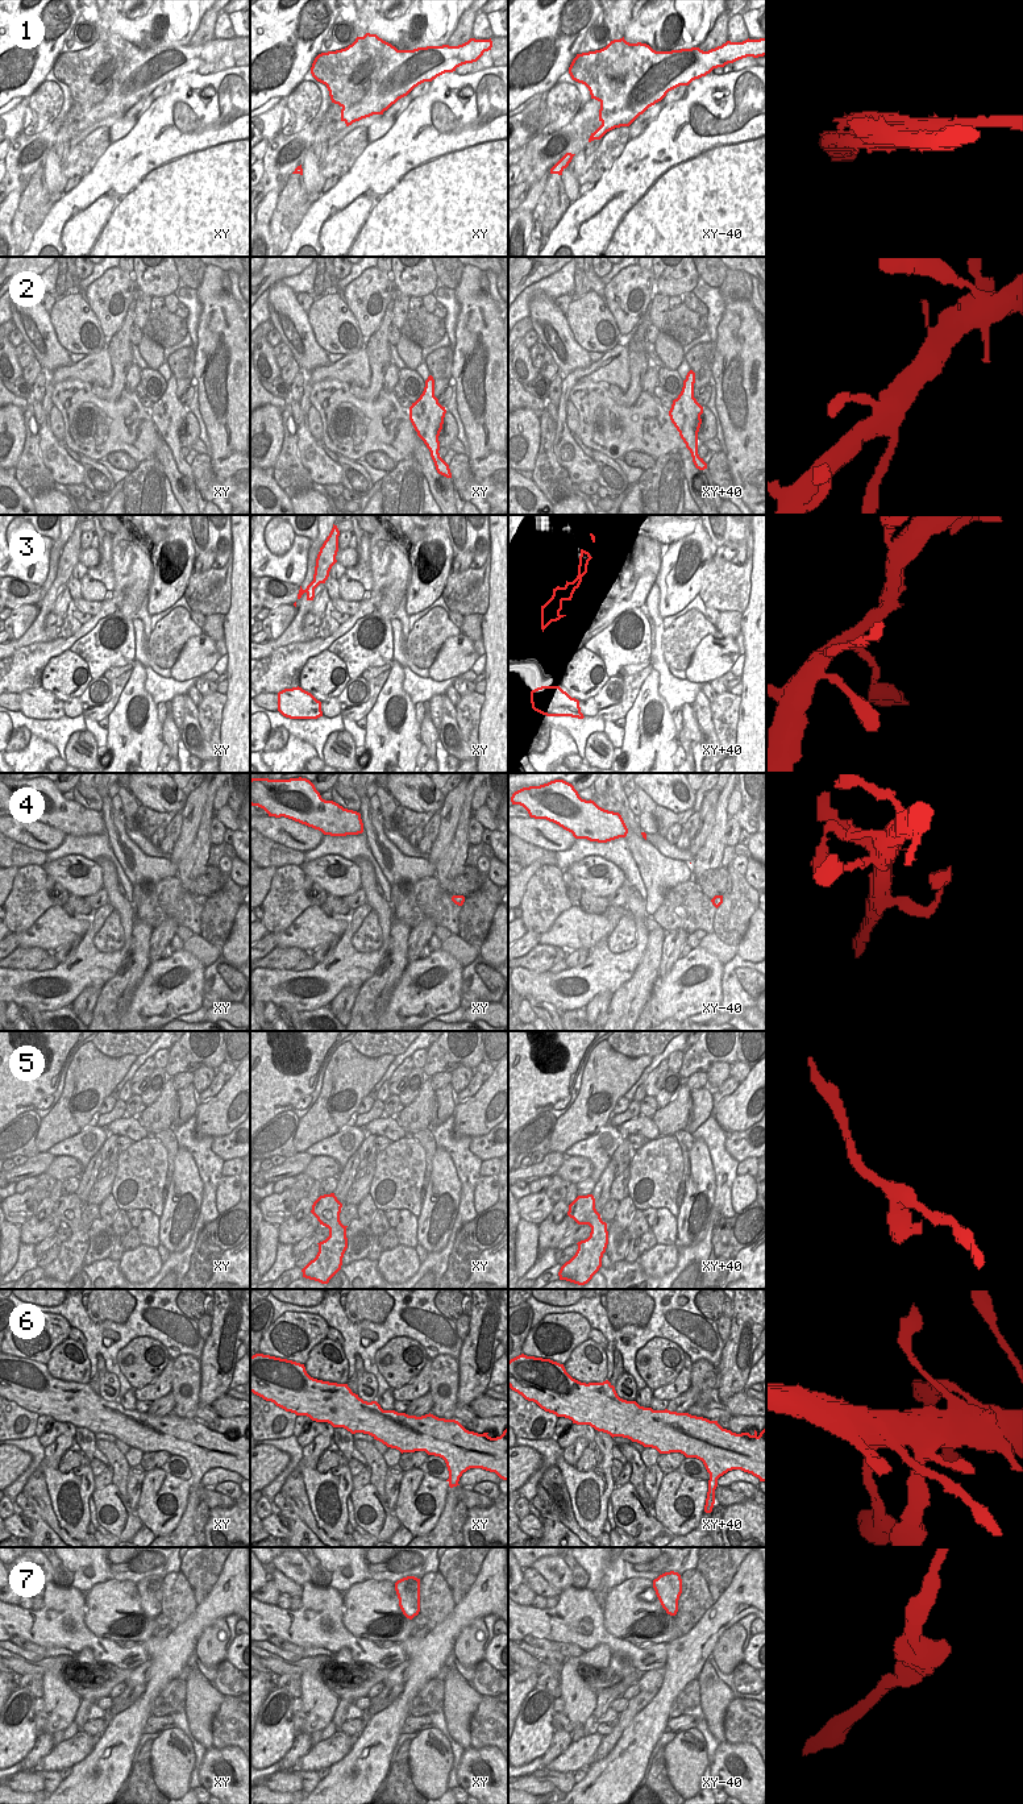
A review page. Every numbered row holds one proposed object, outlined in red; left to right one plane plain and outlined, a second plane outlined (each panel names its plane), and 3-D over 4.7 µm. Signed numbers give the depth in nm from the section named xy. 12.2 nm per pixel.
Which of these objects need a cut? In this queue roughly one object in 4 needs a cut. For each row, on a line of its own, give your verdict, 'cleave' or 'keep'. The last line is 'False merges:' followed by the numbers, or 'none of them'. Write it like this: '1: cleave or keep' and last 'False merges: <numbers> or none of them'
1: cleave
2: keep
3: keep
4: keep
5: keep
6: keep
7: keep
False merges: 1

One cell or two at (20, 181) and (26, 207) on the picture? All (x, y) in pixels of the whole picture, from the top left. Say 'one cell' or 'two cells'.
two cells

